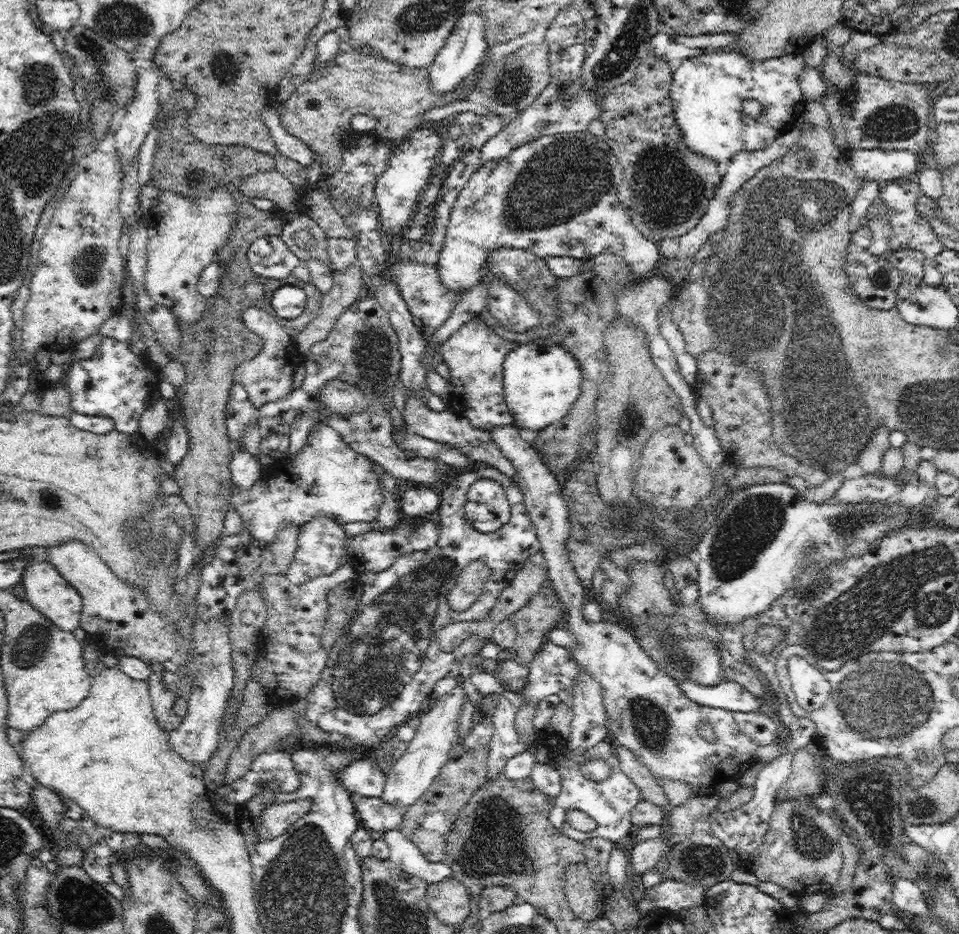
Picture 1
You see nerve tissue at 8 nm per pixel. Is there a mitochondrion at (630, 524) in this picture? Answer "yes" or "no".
yes

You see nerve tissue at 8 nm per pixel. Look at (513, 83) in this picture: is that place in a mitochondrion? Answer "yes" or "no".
yes

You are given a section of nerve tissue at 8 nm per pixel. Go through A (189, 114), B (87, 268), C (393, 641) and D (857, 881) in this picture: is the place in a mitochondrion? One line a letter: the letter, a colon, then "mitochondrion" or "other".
A: other
B: mitochondrion
C: mitochondrion
D: other

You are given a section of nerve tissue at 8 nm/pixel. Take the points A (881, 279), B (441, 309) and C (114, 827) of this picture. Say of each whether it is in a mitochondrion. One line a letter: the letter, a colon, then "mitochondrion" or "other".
A: mitochondrion
B: other
C: other

